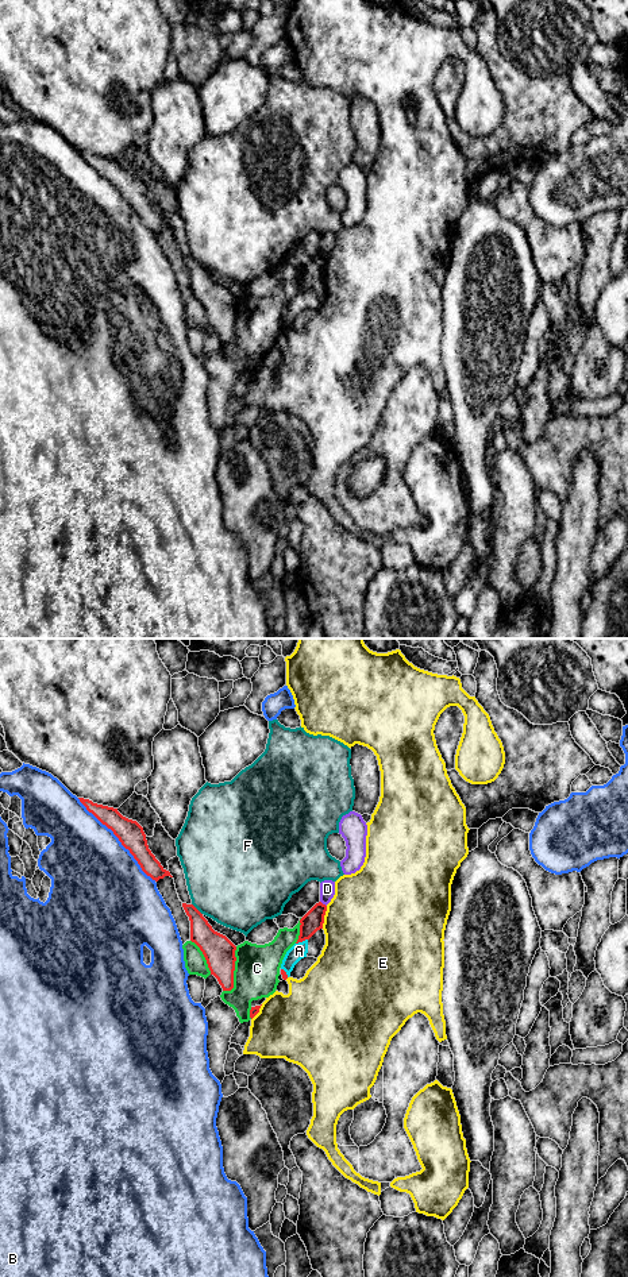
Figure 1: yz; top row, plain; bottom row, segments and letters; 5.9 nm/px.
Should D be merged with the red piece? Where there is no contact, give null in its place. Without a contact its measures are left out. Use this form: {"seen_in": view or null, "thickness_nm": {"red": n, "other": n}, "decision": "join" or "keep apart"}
{"seen_in": "yz", "thickness_nm": {"red": 120, "other": 100}, "decision": "keep apart"}

